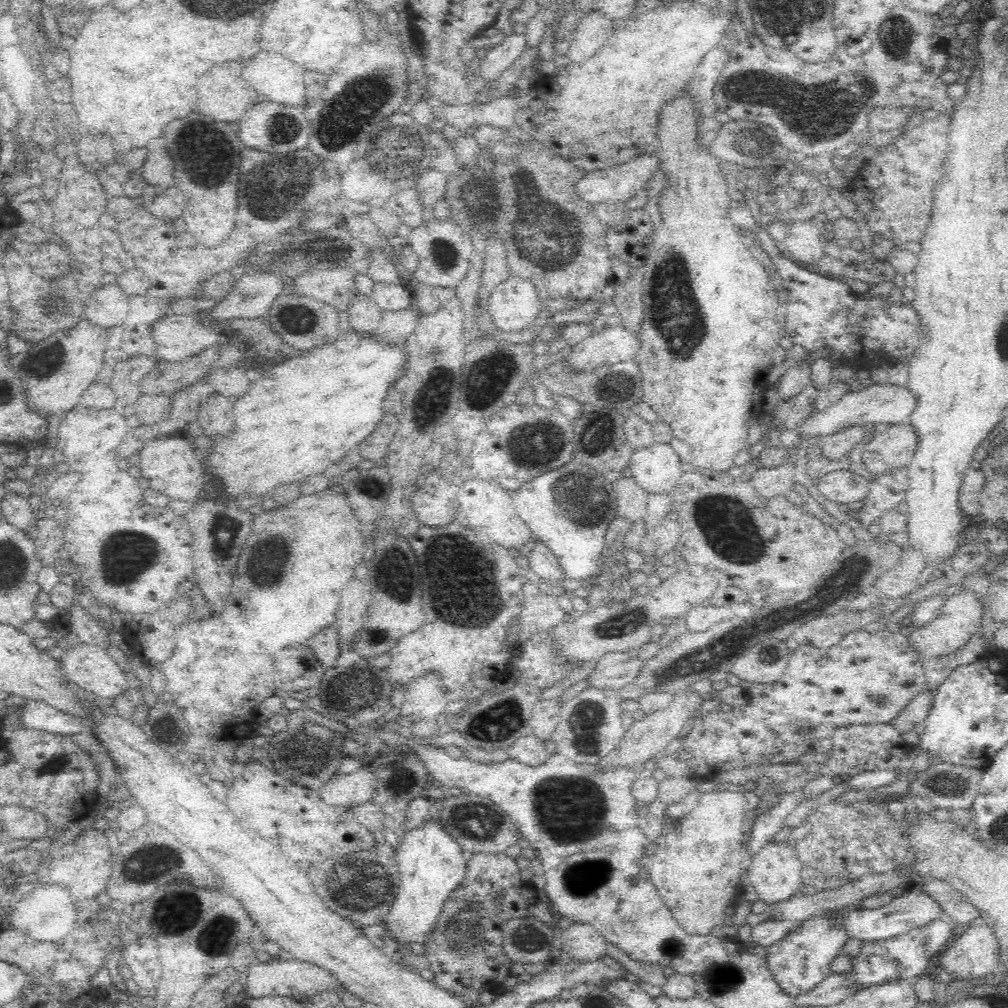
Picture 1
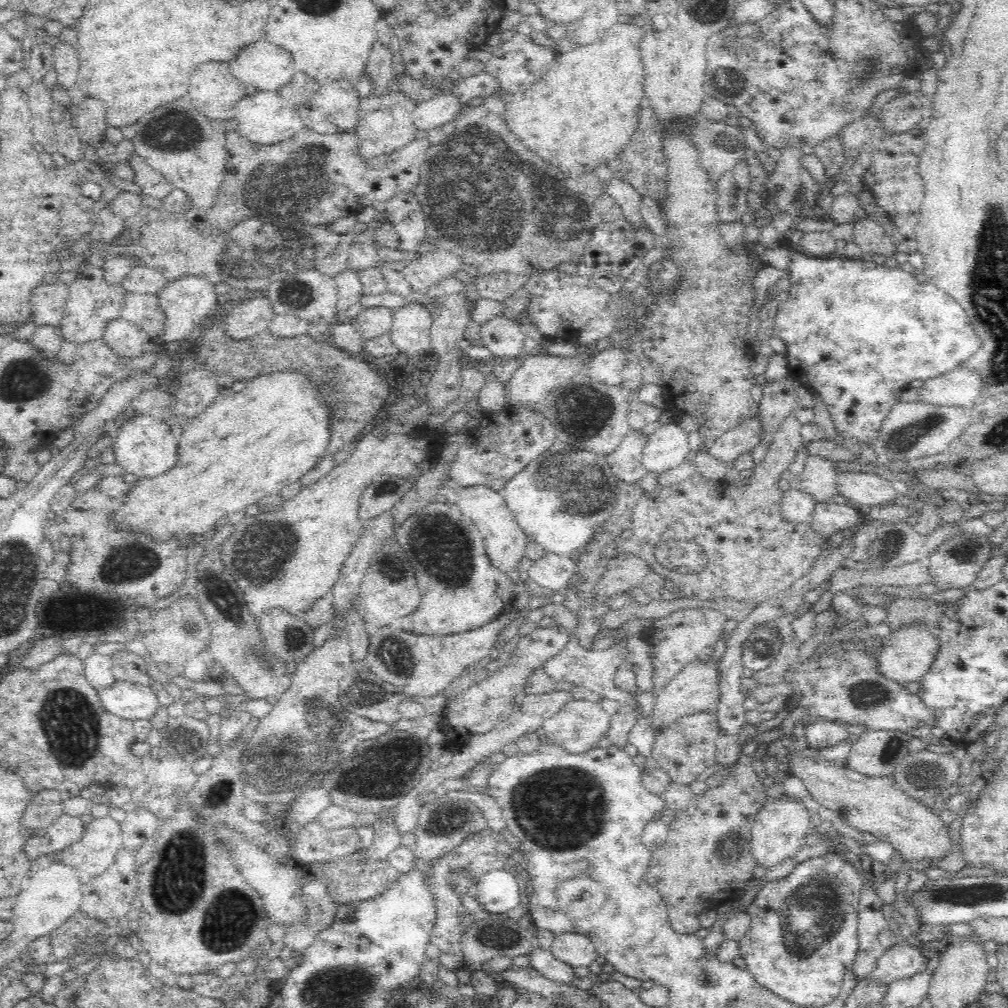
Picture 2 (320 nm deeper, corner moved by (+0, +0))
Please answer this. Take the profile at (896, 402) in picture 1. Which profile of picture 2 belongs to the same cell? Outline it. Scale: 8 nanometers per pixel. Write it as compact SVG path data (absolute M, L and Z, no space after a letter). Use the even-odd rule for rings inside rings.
M959 368L924 382L917 391L911 391L906 398L933 406L958 406L972 409L982 382L966 368Z

